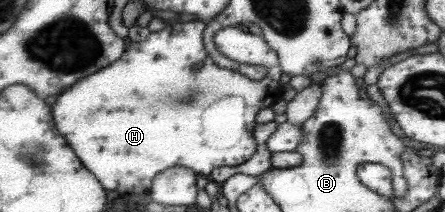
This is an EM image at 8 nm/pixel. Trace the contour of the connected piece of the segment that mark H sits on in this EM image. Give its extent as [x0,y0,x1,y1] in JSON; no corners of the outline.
[50,20,283,196]

